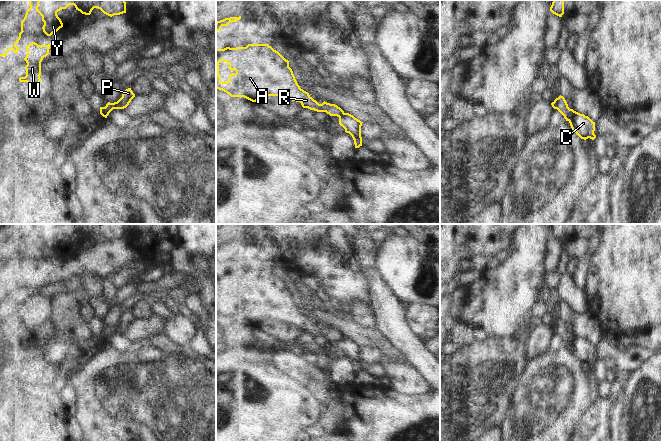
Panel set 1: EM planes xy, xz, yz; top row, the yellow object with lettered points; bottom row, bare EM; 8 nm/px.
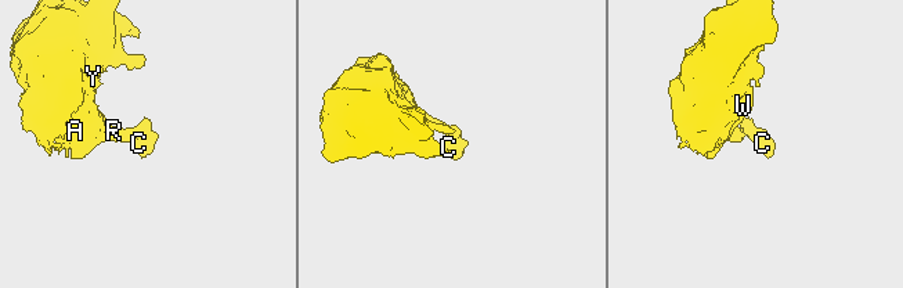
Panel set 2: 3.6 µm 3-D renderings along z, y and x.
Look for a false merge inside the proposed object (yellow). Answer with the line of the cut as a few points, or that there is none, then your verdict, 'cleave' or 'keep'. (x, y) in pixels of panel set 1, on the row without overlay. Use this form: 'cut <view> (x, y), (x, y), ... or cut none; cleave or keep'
cut xy (116, 326), (118, 332); cleave

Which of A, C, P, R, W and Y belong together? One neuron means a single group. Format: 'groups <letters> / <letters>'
groups A R W Y / C P

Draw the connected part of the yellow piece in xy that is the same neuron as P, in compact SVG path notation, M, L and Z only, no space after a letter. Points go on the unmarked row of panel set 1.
M131 312L126 313L123 316L122 321L117 325L118 333L126 332L134 321L135 318L131 314Z

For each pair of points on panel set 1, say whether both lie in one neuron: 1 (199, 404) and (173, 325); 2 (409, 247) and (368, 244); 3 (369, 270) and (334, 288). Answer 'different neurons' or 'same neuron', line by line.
1: different neurons
2: different neurons
3: different neurons

